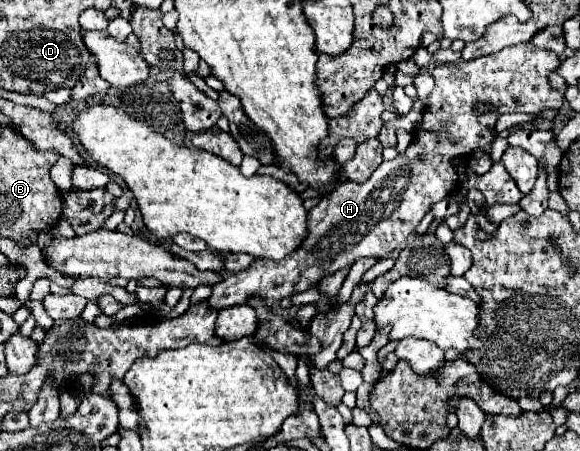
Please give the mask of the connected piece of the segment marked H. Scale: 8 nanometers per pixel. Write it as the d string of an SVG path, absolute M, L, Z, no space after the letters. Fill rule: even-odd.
M531 43L513 45L499 53L479 57L475 61L455 61L455 63L437 65L433 69L435 89L429 95L423 123L417 127L413 135L413 143L407 147L407 151L403 155L397 155L391 161L383 161L381 167L377 167L377 171L361 185L353 181L343 181L341 185L337 185L329 195L325 195L315 205L315 209L309 211L307 237L303 239L299 249L295 249L291 255L283 257L281 261L255 259L255 263L251 263L249 269L243 269L231 275L229 279L223 279L221 283L213 287L213 295L209 297L211 307L223 309L231 305L241 305L241 303L247 303L247 299L251 297L281 301L281 299L287 299L287 297L293 297L297 293L317 287L323 277L333 275L335 271L343 267L351 267L361 257L377 257L377 259L389 257L395 249L399 249L405 243L407 235L415 231L415 227L421 223L429 207L445 199L457 187L457 173L451 161L455 157L457 159L467 157L477 149L483 149L489 153L491 141L495 139L495 133L491 129L501 113L519 113L519 111L539 113L547 107L559 109L563 105L563 93L553 89L547 81L547 75L555 71L557 67L559 67L559 57L553 51L539 49ZM481 101L489 101L493 109L487 113L479 113L475 105Z

